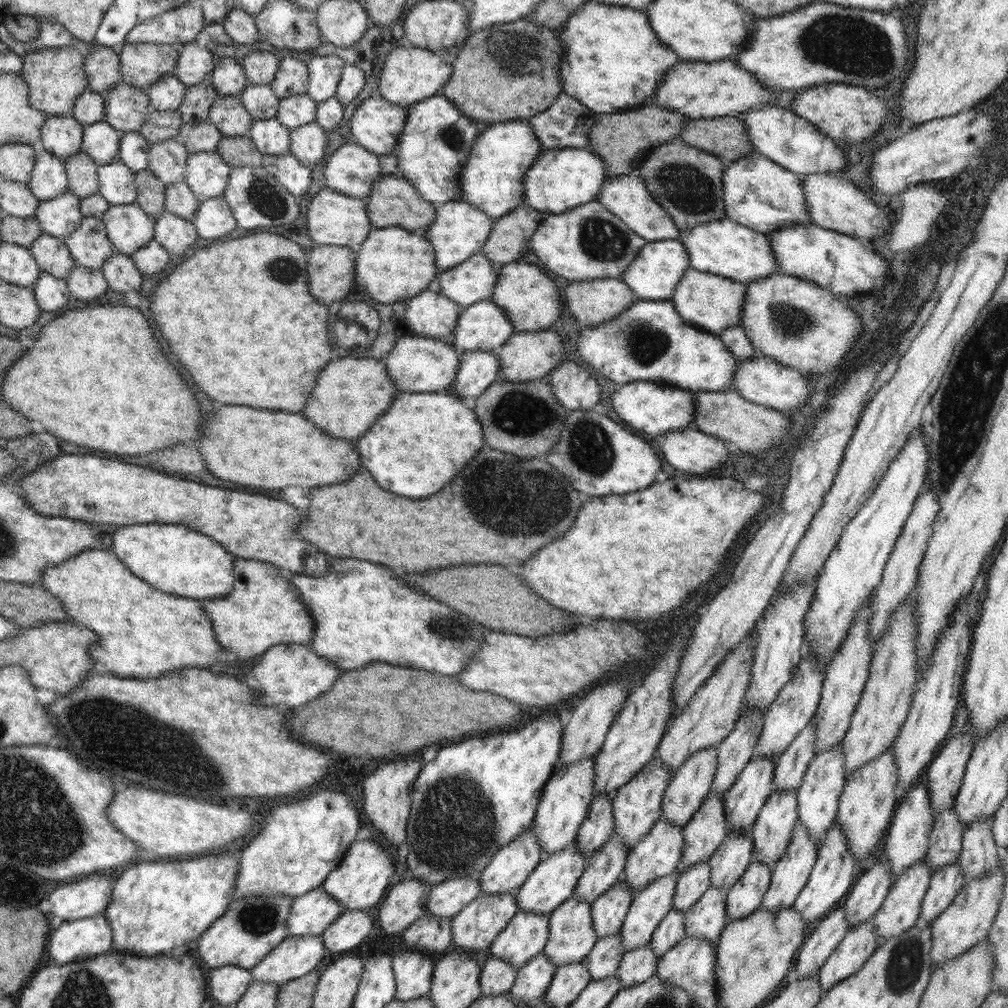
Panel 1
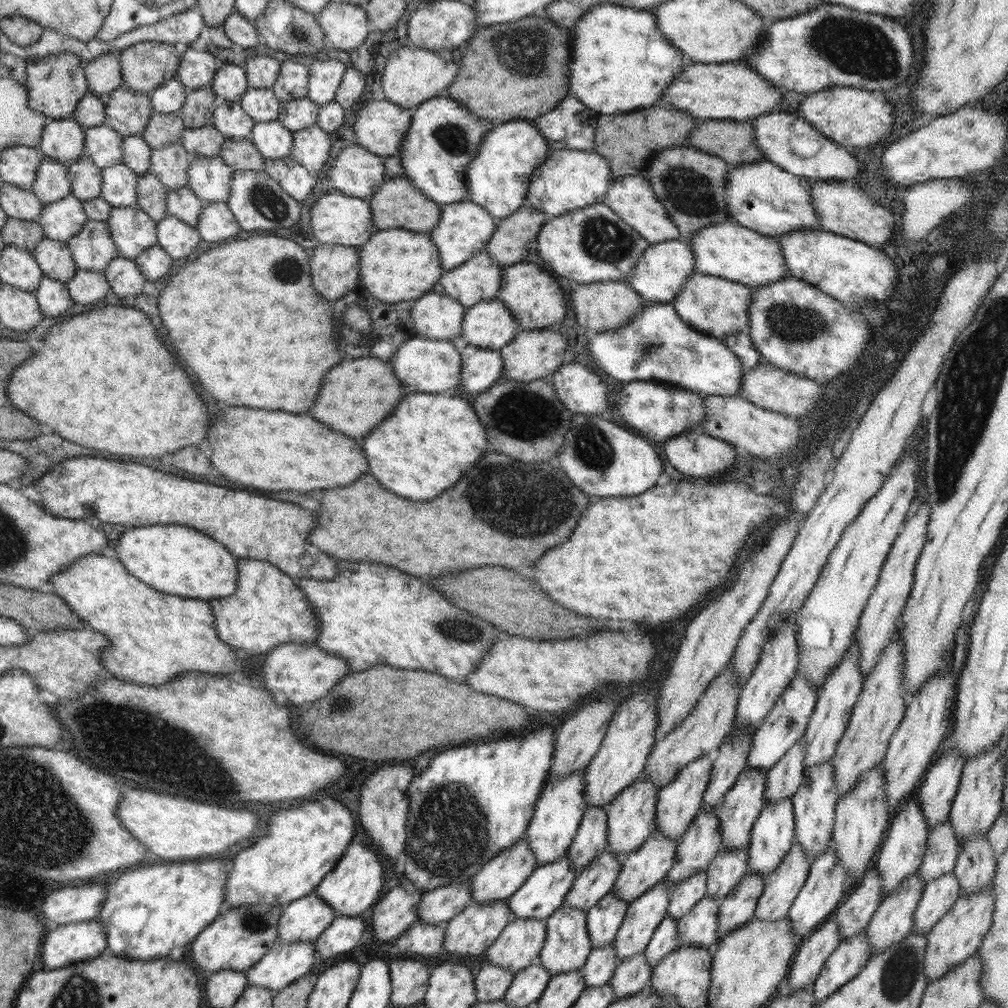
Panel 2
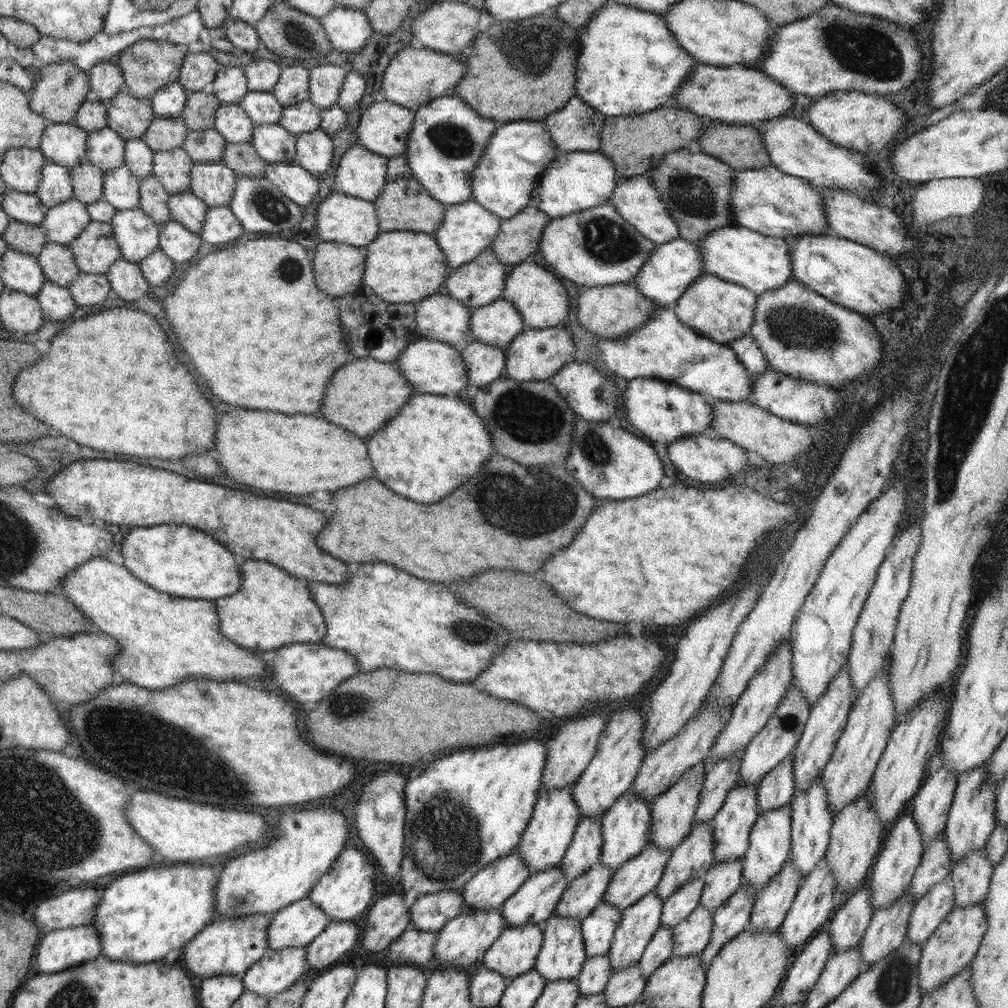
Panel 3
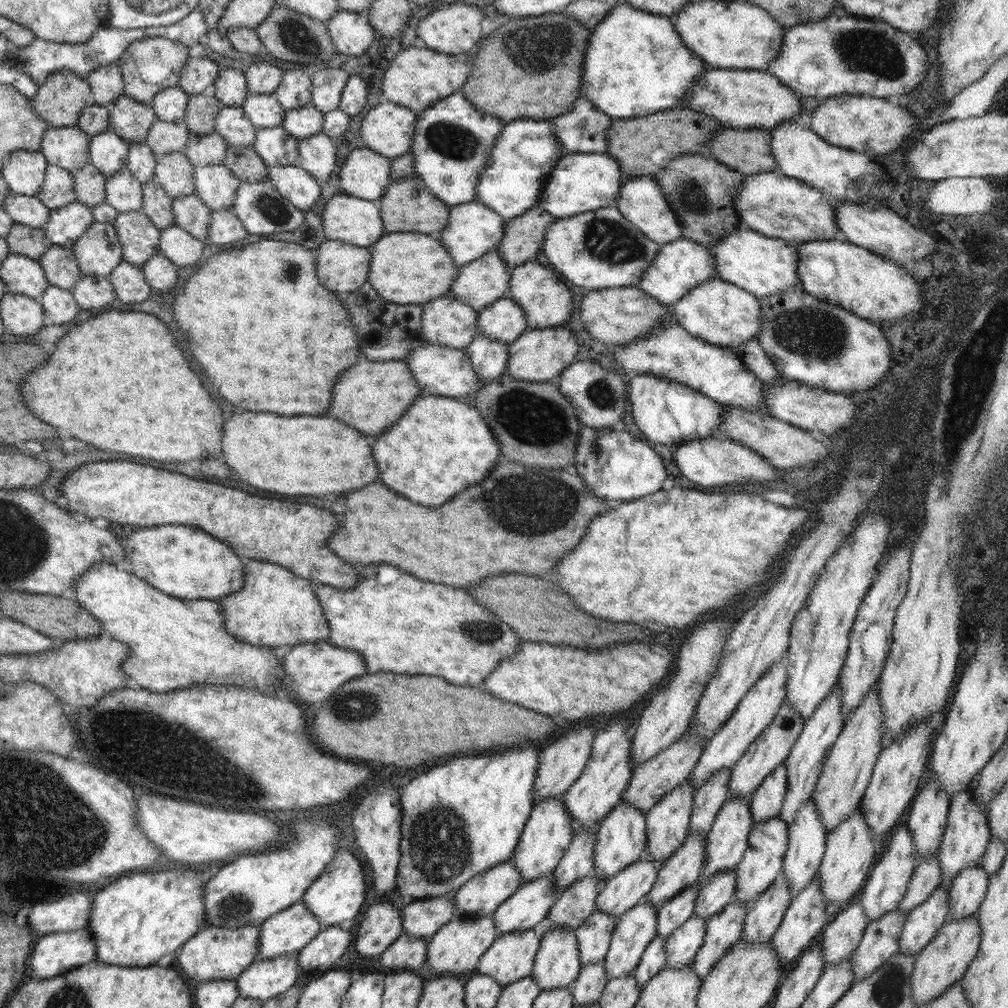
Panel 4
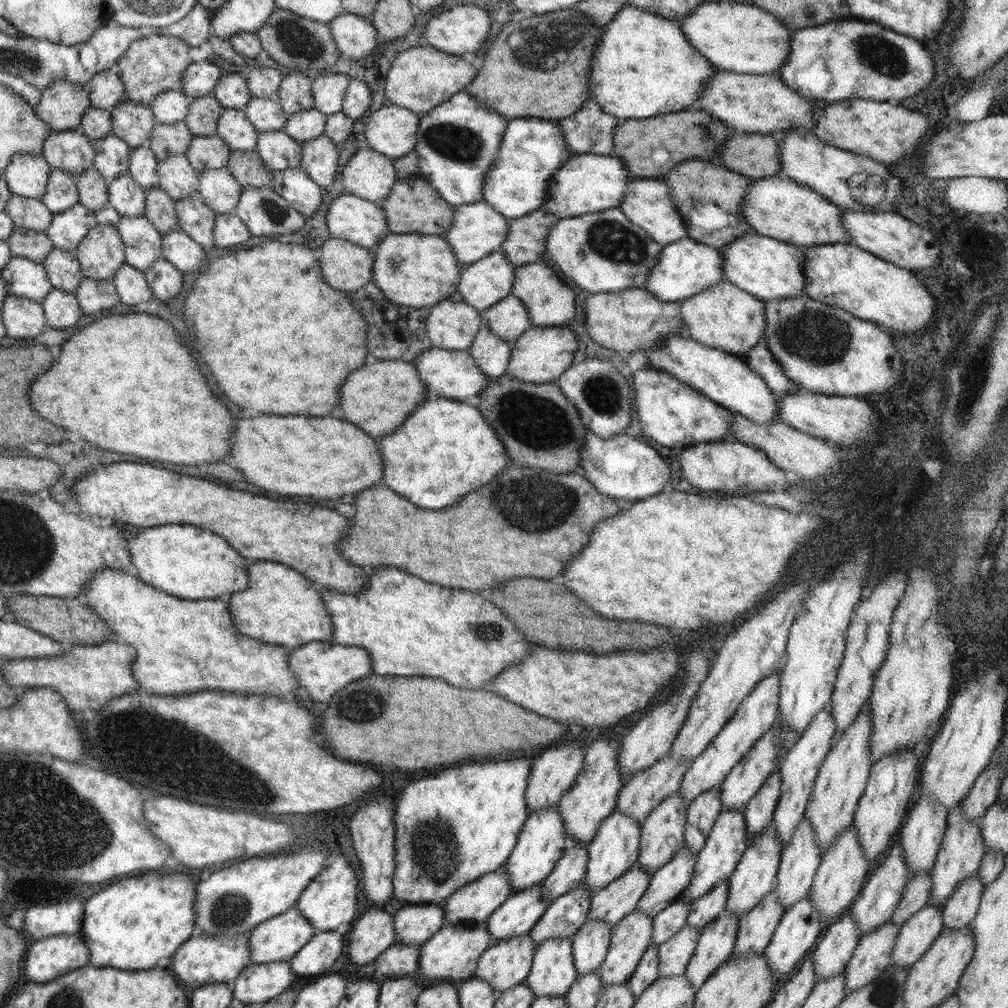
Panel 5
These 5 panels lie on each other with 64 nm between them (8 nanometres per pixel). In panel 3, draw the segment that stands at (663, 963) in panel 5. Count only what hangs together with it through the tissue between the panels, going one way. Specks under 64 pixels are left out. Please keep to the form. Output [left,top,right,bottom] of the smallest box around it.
[671,904,714,956]

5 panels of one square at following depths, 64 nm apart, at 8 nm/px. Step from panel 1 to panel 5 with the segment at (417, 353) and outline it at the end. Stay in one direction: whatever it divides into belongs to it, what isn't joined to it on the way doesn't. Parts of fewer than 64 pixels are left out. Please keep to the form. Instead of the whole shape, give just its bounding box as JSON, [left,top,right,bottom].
[413,347,490,400]

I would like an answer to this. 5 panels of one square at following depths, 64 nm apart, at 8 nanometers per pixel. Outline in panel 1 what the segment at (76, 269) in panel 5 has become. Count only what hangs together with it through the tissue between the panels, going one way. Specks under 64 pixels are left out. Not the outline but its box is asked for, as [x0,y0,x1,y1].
[30,233,75,279]

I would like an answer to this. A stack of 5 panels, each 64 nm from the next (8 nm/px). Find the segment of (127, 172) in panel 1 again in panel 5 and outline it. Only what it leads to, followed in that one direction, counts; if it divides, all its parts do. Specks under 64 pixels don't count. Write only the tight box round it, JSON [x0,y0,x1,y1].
[108,174,145,216]

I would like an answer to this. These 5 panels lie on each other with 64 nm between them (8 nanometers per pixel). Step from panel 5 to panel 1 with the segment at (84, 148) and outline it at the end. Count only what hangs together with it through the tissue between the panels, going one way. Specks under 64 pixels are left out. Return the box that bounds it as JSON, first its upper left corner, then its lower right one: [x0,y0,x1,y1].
[41,115,84,162]

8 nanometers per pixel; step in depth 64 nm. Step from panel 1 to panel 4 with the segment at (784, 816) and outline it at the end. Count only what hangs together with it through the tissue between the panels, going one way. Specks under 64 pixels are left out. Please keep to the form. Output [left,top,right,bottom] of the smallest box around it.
[733,816,789,902]

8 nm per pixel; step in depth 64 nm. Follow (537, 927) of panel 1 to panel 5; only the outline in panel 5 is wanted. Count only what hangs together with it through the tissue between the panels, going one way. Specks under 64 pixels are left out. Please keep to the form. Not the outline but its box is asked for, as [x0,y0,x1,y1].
[475,934,535,993]

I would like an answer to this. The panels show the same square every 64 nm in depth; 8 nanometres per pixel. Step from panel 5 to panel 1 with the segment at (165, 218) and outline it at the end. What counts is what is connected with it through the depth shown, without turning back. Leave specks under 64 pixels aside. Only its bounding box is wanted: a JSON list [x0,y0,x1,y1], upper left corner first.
[134,168,165,220]

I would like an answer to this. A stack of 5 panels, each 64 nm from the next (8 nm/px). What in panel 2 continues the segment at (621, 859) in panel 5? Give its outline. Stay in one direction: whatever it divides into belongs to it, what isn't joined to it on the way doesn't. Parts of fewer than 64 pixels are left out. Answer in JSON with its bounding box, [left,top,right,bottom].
[606,775,660,859]

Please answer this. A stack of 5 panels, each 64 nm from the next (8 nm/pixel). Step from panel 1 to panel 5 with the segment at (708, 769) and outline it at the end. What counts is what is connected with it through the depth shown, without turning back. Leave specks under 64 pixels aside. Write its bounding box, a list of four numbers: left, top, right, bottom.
[634,790,689,874]

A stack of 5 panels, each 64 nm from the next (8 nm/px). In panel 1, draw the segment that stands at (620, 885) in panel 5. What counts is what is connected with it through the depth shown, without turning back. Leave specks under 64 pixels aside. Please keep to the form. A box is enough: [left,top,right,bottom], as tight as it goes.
[622,818,686,892]

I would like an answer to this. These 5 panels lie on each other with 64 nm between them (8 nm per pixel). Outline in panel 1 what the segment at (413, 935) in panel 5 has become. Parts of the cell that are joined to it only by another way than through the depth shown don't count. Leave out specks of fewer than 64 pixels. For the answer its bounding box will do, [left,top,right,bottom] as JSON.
[425,876,480,919]

